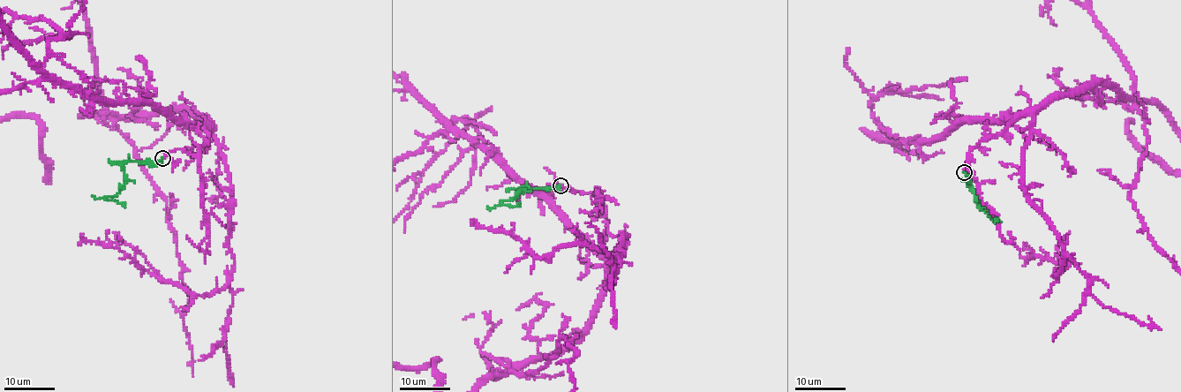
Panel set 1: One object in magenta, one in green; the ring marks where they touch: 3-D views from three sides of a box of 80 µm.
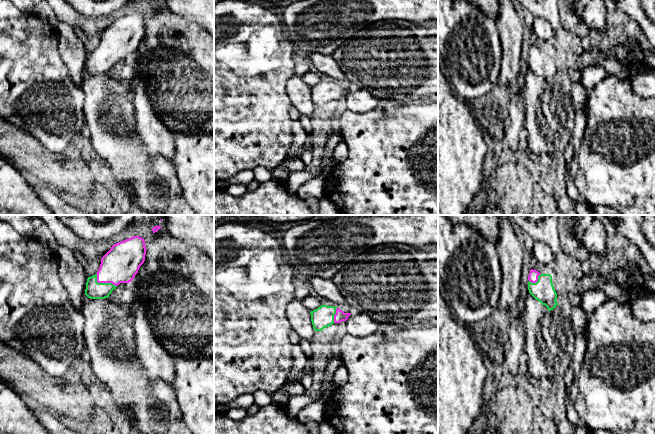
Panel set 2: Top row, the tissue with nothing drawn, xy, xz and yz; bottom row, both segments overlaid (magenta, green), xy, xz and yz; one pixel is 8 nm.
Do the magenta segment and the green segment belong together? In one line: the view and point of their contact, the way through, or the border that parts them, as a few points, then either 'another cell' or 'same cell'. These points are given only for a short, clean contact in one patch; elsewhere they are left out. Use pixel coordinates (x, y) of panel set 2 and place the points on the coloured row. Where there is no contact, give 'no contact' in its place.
contact xy (103, 282); way xy (121, 263), (103, 282), (94, 290); same cell

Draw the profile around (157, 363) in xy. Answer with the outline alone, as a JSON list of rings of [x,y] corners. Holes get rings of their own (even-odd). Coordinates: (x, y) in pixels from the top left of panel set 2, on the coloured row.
[[[133,280],[128,283],[125,295],[134,322],[137,362],[151,383],[160,380],[171,386],[176,376],[173,356],[157,339],[151,326],[149,299]]]

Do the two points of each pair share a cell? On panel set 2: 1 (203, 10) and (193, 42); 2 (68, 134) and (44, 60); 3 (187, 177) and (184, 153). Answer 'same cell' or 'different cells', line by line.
1: different cells
2: same cell
3: same cell

